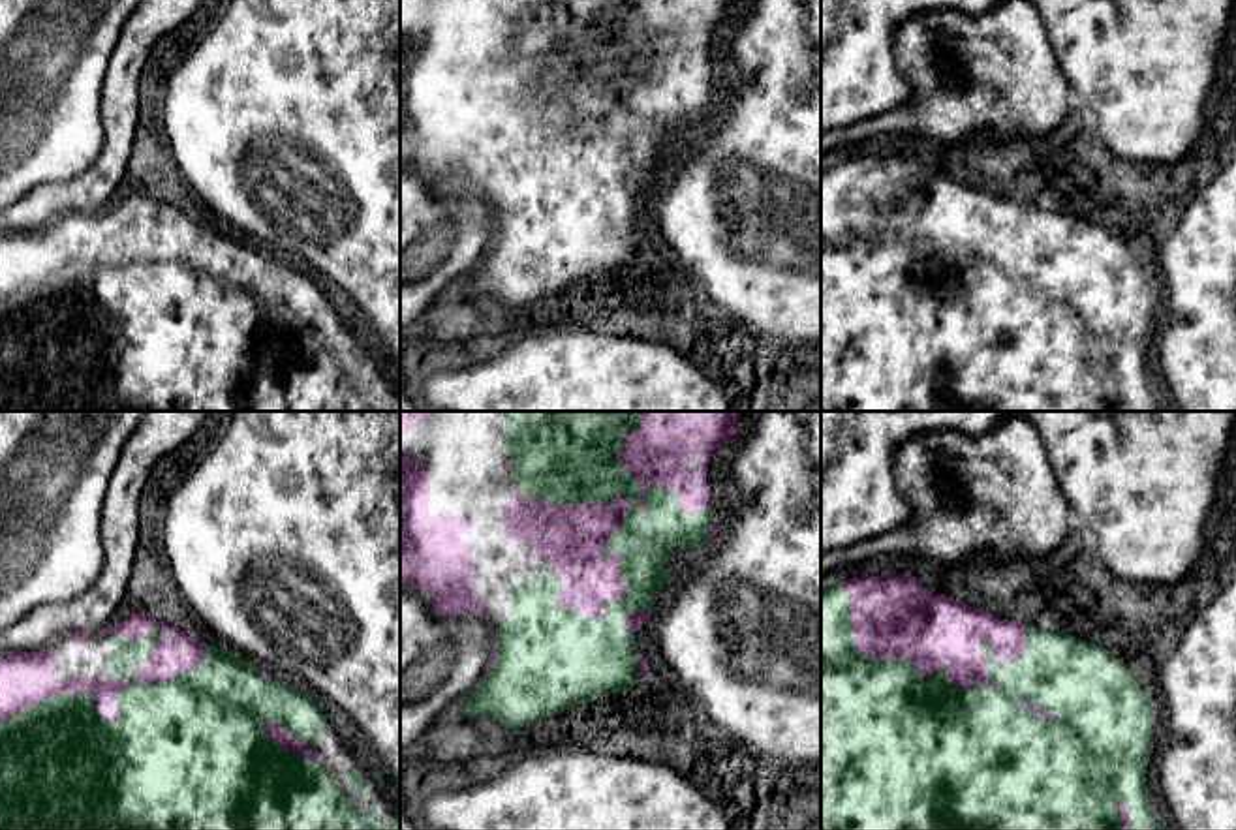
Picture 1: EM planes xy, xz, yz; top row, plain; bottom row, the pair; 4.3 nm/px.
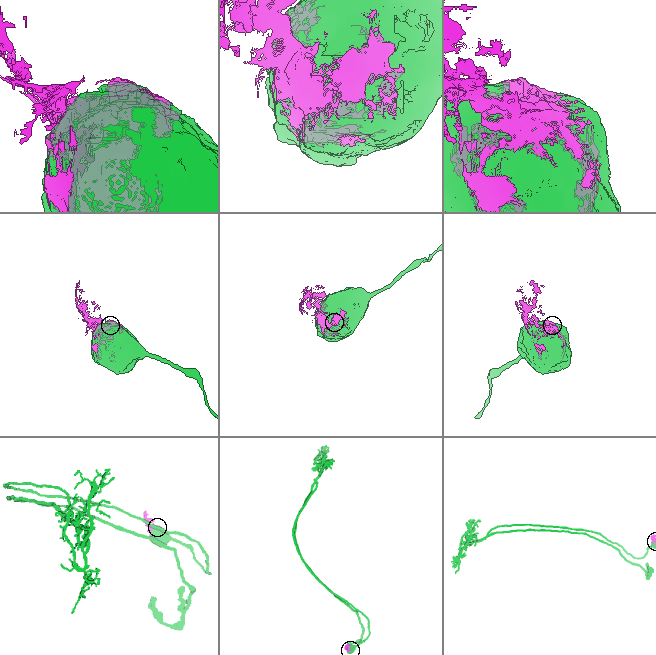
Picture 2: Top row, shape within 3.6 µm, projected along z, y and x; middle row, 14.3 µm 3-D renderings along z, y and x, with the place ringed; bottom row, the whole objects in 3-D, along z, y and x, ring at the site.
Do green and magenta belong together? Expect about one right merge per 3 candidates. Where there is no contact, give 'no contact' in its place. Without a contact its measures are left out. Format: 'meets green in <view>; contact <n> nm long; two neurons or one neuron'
meets green in xy; contact 950 nm long; one neuron

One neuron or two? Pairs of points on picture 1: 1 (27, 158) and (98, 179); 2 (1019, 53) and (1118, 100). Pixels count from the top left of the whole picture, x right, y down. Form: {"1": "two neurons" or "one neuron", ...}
{"1": "two neurons", "2": "two neurons"}

